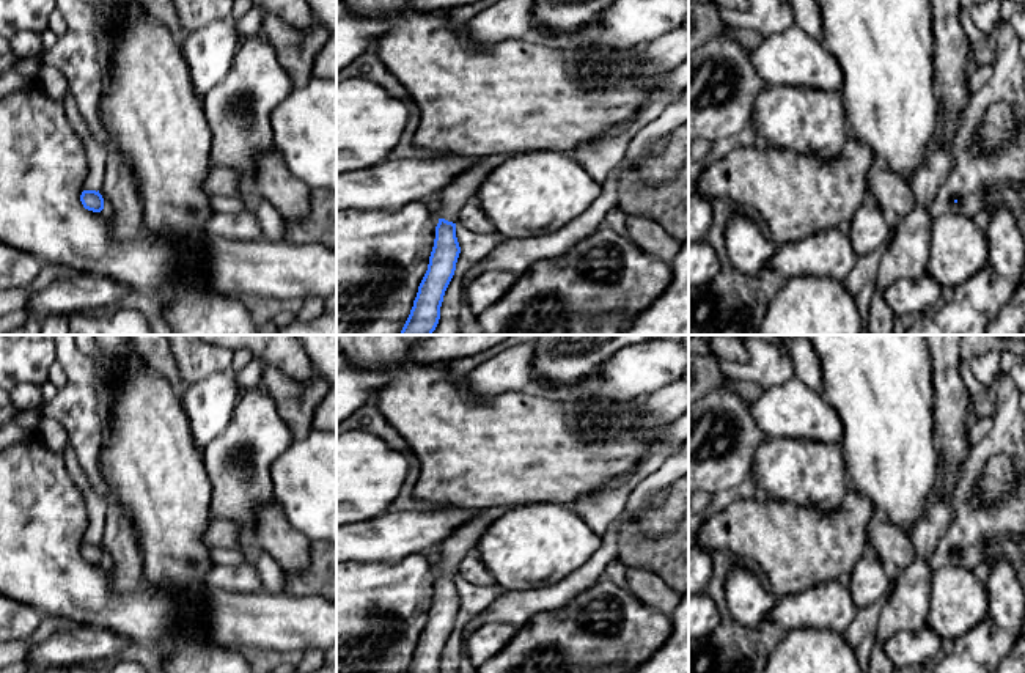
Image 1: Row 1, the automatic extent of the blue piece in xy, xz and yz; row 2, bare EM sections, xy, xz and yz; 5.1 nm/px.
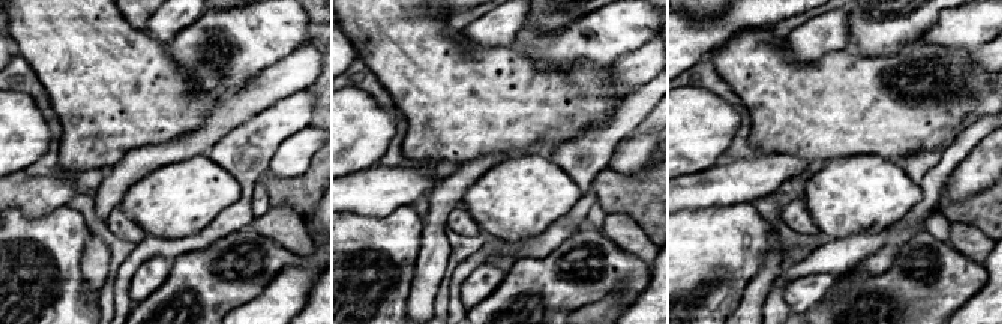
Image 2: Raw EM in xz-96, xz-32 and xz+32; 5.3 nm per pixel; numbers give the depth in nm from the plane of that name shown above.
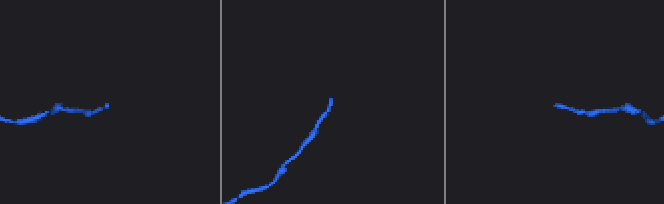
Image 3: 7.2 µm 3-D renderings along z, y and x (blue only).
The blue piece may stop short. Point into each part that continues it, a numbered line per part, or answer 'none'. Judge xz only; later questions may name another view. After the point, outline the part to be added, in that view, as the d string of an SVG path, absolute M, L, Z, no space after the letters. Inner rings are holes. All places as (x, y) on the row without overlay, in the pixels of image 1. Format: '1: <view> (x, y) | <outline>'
1: xz (462, 540) | M495 505L483 508L465 525L456 528L448 538L445 538L437 547L442 552L442 565L445 572L456 574L461 560L476 547L481 533L505 514L511 506Z

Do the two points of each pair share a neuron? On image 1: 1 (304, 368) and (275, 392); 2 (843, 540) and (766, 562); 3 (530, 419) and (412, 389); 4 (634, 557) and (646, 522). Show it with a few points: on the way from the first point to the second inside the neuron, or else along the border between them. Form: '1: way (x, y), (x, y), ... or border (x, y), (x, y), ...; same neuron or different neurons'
1: border (266, 365), (296, 379), (315, 373); different neurons
2: way (824, 547), (785, 547); same neuron
3: way (500, 419), (442, 419); same neuron
4: border (639, 527), (646, 535), (664, 535), (672, 529); different neurons

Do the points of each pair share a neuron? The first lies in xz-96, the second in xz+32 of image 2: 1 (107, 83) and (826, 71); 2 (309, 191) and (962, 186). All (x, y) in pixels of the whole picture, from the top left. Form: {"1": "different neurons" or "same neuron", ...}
{"1": "same neuron", "2": "different neurons"}

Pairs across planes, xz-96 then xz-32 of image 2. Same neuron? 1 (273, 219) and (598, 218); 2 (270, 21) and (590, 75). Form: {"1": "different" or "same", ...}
{"1": "different", "2": "different"}

